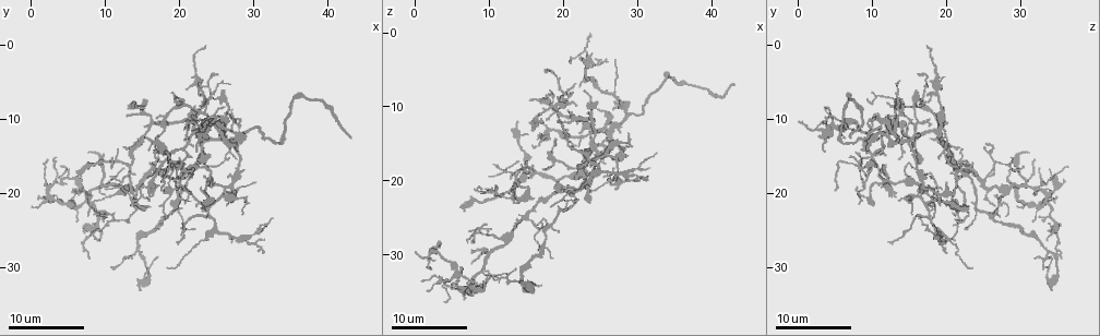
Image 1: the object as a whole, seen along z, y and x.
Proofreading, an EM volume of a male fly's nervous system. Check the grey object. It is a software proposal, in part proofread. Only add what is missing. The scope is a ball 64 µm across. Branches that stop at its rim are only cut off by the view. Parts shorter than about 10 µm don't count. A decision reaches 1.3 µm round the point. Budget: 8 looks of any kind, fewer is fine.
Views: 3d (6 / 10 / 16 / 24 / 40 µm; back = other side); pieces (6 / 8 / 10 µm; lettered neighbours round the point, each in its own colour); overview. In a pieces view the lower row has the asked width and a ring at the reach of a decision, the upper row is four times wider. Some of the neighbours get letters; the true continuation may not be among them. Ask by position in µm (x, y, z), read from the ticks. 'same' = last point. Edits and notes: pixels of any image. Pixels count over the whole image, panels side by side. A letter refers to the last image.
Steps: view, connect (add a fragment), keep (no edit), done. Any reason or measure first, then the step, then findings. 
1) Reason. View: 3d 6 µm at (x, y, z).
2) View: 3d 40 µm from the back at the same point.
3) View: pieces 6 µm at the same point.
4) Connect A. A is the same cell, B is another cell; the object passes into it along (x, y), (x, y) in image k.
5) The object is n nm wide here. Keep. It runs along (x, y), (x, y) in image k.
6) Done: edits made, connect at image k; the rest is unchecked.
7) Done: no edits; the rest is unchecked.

Free end. View: pieces 8 µm at (15.5, 20.5, 13.0).

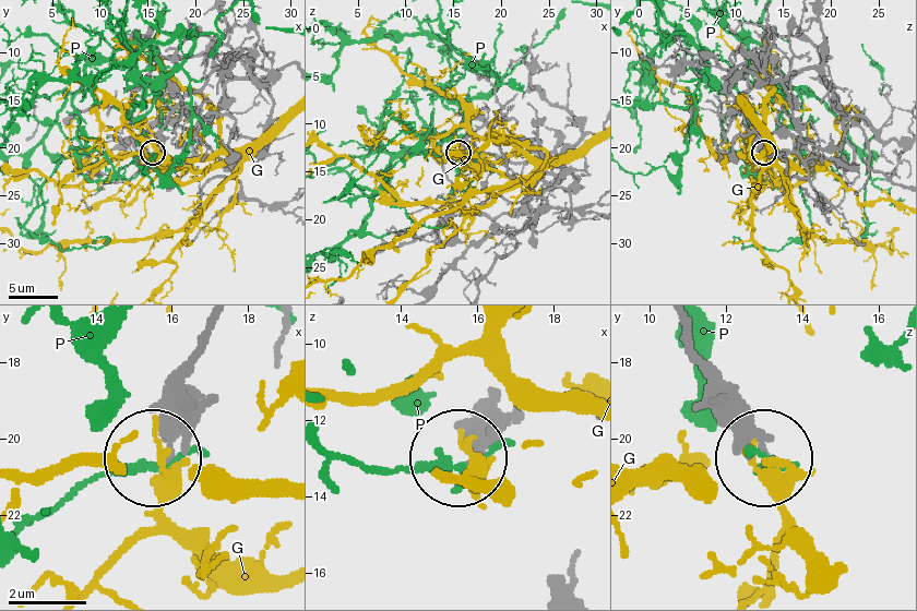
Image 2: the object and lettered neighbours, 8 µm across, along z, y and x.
The object is 250 nm wide here. Keep. G and P are other cells; it runs along (202, 349), (186, 379), (182, 428), (161, 454) in image 2; none of them fits.

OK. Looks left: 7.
Tapers out. View: pieces 8 µm at (15.5, 12.5, 9.0).

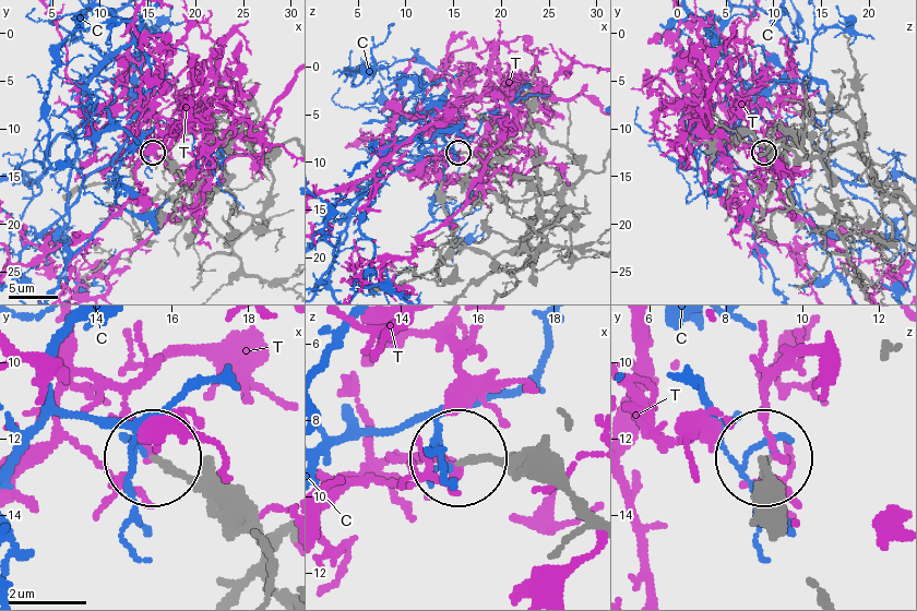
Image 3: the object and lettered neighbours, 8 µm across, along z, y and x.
Keep. C and T are other cells; it runs along (590, 515), (560, 489), (466, 456) in image 3; none of them fits.

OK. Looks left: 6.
Thin end. View: pieces 10 µm at (3.0, 15.5, 29.0).

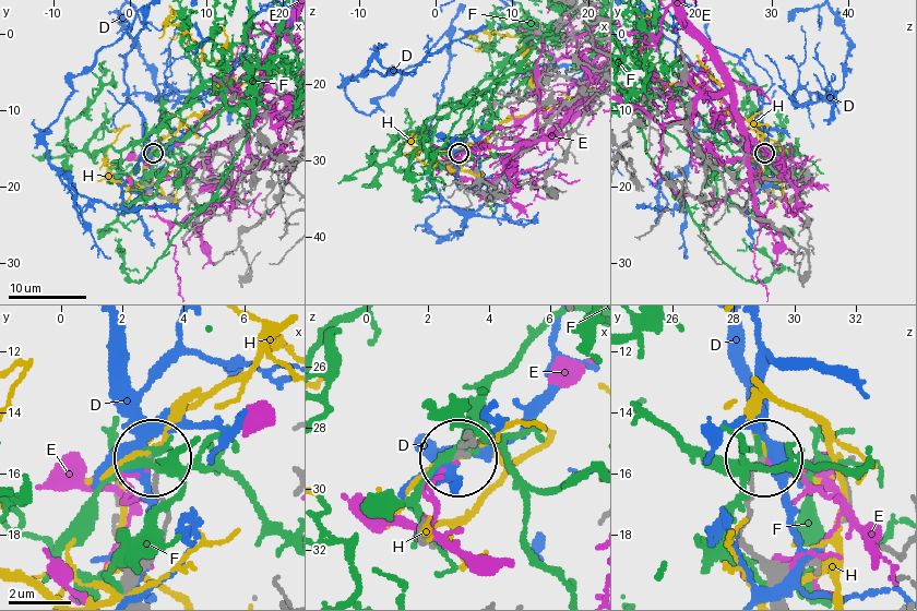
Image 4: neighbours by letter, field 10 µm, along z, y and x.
The object is 160 nm wide here. Keep. D, E, F and H are other cells; no lettered fragment goes on from it.

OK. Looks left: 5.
Thin end. View: pieces 8 µm at (10.0, 23.0, 27.5).

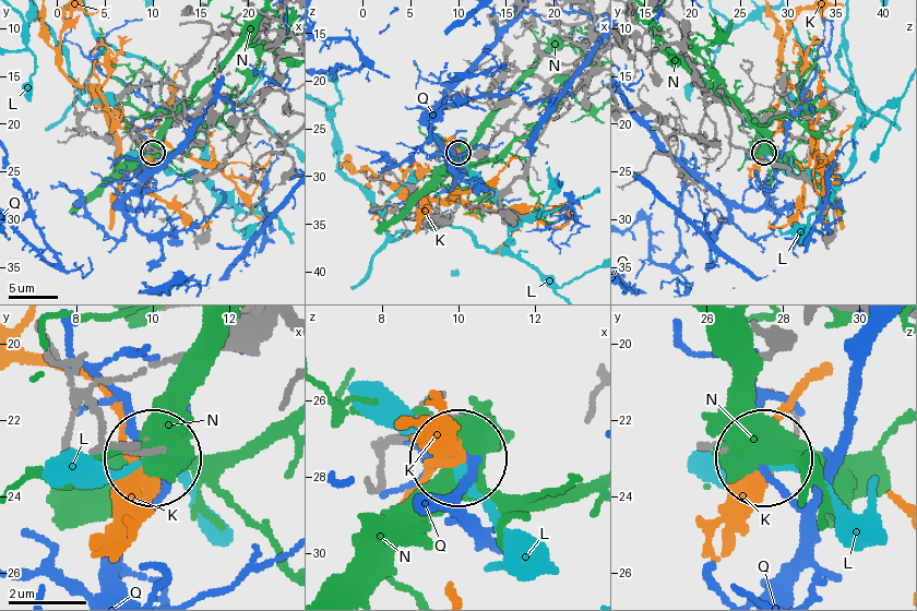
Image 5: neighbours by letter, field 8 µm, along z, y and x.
Keep. K, L, N and Q are other cells; no lettered fragment goes on from it.

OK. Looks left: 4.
Done: no edits; the rest is unchecked.

